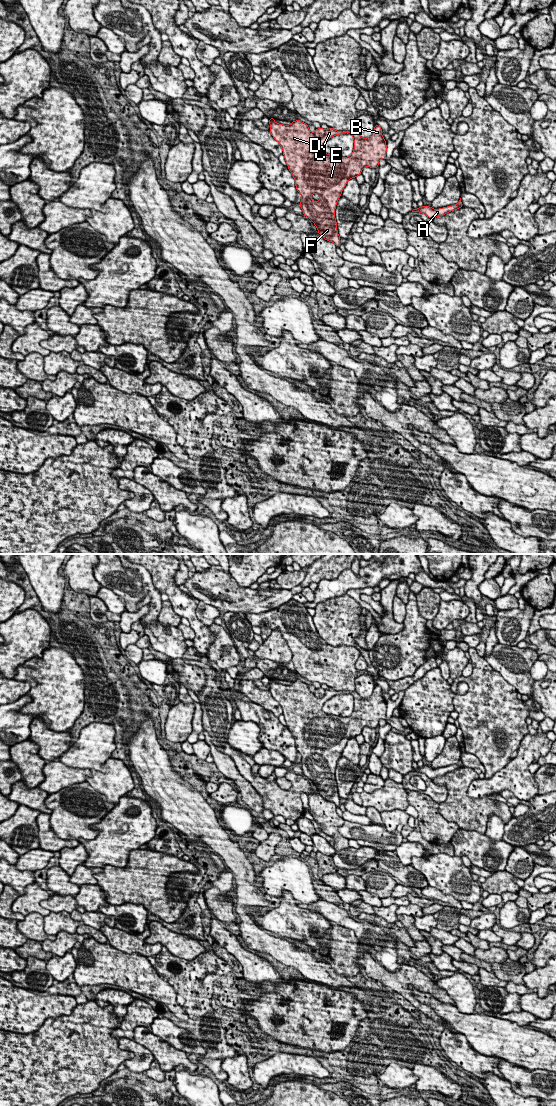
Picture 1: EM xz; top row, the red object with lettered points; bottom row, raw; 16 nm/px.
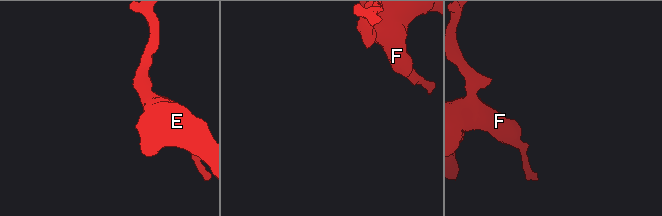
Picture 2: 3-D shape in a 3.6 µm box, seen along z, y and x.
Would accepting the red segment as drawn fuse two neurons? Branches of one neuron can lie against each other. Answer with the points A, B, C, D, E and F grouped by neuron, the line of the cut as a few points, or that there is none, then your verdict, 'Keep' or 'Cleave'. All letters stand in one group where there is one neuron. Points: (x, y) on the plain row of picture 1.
Groups: A / B C D E F. Split along xz (325, 690), (325, 693), (320, 697), (313, 693). Cleave

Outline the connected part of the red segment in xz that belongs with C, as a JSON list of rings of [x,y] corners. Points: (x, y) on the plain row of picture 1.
[[[274,678],[269,679],[270,693],[280,704],[289,731],[295,739],[295,746],[302,759],[299,766],[303,775],[313,781],[318,793],[336,807],[340,807],[340,800],[335,769],[338,759],[341,757],[343,748],[351,738],[361,734],[364,727],[377,728],[380,719],[386,719],[387,705],[382,696],[382,689],[379,685],[374,686],[373,693],[368,698],[362,698],[356,691],[350,693],[354,699],[354,710],[348,717],[339,717],[326,714],[322,710],[323,704],[333,696],[345,692],[336,691],[334,688],[325,690],[325,695],[316,697],[309,690],[308,684],[301,680],[291,681],[291,685],[276,683]]]

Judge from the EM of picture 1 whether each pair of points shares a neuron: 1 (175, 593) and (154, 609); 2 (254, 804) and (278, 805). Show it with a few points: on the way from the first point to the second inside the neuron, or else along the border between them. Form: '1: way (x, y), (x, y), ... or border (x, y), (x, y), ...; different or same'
1: border (149, 573), (152, 584), (160, 594); different
2: border (251, 783), (260, 796), (264, 808); different

